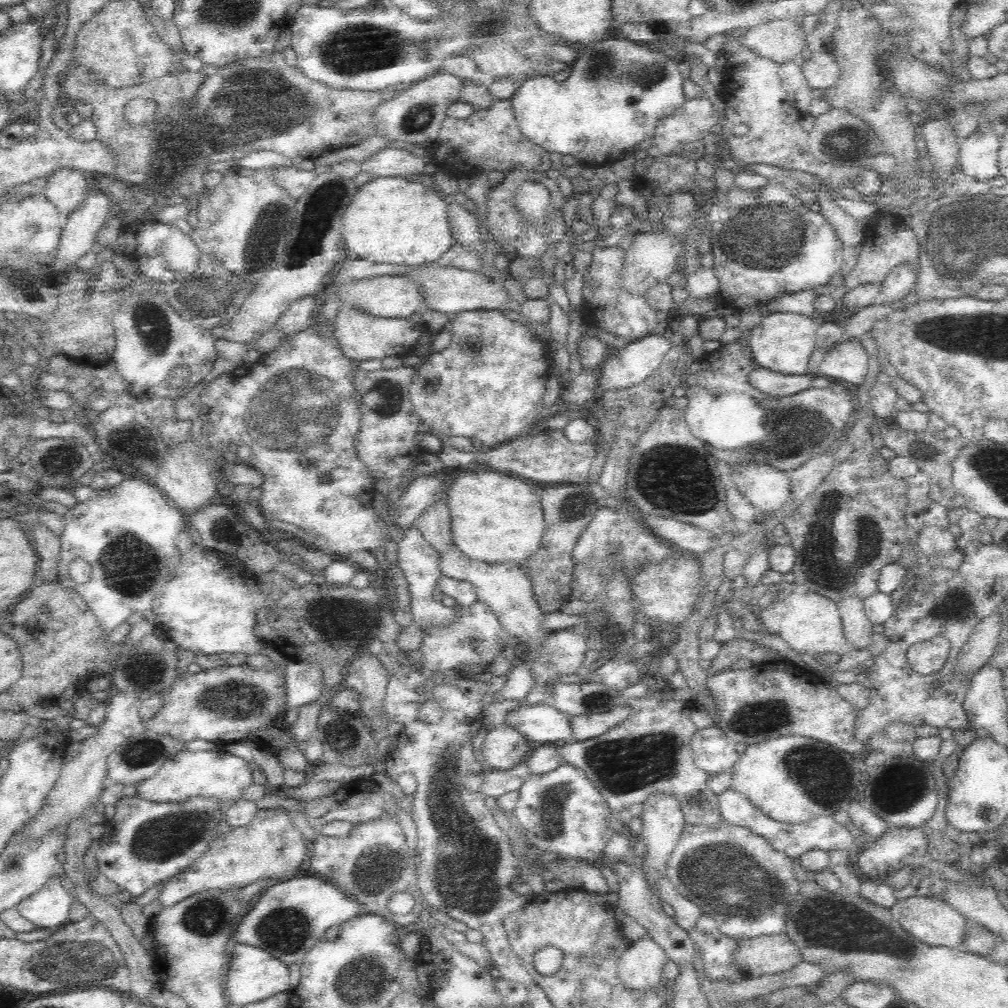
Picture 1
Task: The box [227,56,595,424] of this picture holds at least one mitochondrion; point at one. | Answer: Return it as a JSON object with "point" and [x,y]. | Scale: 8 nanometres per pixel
{"point":[321,205]}

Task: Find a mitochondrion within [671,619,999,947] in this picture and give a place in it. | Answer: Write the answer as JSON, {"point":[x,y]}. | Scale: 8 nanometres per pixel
{"point":[737,884]}

